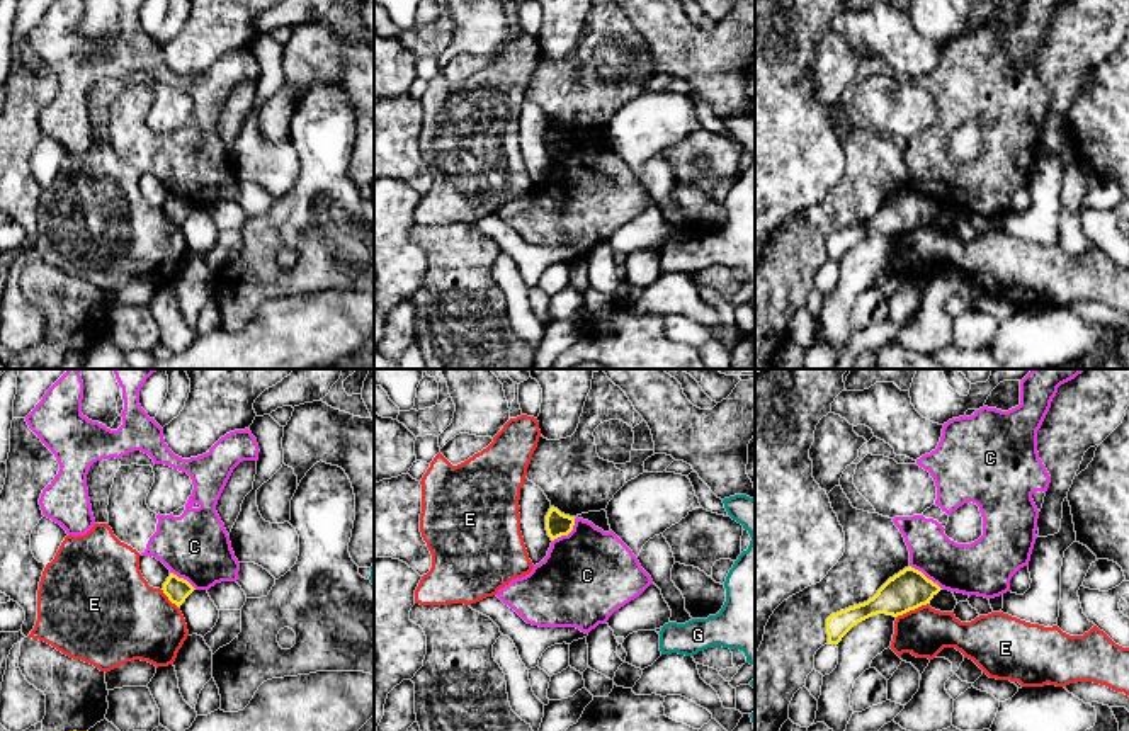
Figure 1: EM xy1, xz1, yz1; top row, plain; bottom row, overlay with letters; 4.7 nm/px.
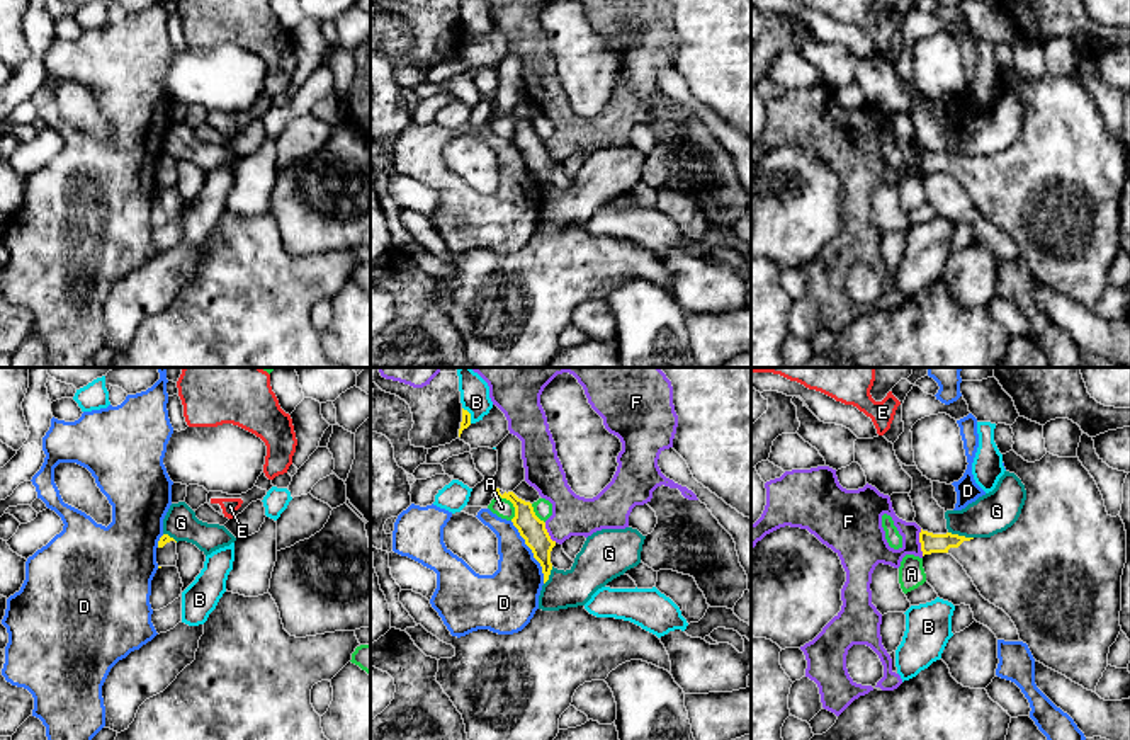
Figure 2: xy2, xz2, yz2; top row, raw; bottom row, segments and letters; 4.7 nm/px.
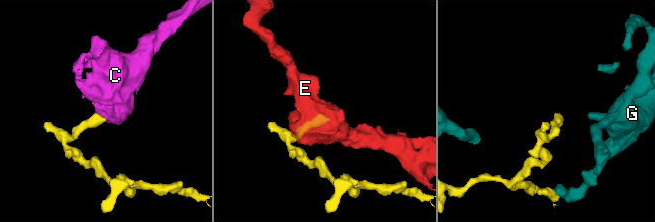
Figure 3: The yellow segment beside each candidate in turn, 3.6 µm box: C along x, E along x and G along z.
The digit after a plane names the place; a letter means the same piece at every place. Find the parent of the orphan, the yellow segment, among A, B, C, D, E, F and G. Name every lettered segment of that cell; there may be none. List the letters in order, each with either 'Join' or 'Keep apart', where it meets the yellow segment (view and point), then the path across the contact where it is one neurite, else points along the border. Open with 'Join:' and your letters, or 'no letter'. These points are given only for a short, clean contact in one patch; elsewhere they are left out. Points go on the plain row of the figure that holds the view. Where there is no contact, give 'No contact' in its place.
Join: no letter
A: Keep apart. Touches yellow at xz2 (512, 121)
B: Keep apart. Touches yellow at xz2 (469, 34)
C: Keep apart. Touches yellow at yz1 (924, 194). Boundary: yz1 (910, 184), (941, 208)
D: Keep apart. Touches yellow at xz2 (532, 170). Boundary: xz2 (510, 140), (539, 182), (544, 201)
E: Keep apart. Touches yellow at yz1 (912, 228)
F: Keep apart. Touches yellow at yz2 (920, 160)
G: Keep apart. Touches yellow at yz2 (960, 155). Boundary: yz2 (949, 150), (972, 157)

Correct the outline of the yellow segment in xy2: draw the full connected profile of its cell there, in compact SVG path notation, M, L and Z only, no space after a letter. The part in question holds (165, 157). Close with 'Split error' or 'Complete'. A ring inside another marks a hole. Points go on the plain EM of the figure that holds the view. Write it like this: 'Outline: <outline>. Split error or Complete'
Outline: M163 153L158 160L156 167L156 182L158 187L161 185L177 185L177 160L170 157L168 153Z. Split error

